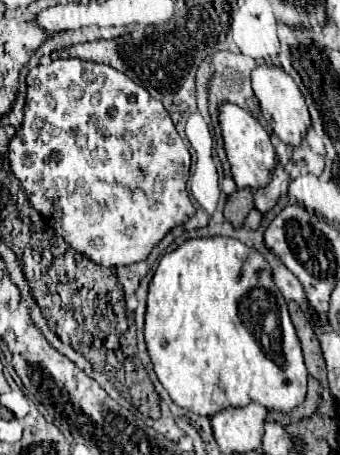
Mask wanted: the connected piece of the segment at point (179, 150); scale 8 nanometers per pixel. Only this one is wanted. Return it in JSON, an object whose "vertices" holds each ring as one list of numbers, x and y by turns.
{"vertices":[[49,55,42,56,37,68,33,68,27,74,27,104,25,104,25,122,21,130,15,134,15,138,9,142,9,162,15,178,21,182,25,192,29,194,31,204,35,210,47,220,47,224,63,236,63,240,75,248,77,252,85,254,97,264,103,266,123,266,123,264,135,264,141,260,147,260,149,252,179,224,187,222,195,214,195,206,189,200,187,194,187,178,189,178,189,166,191,156,187,146,183,144,181,136,177,134,169,112,163,108,163,104,153,98,143,86,135,84,129,76,123,72,97,62,83,62,79,58,61,58,52,60]]}

